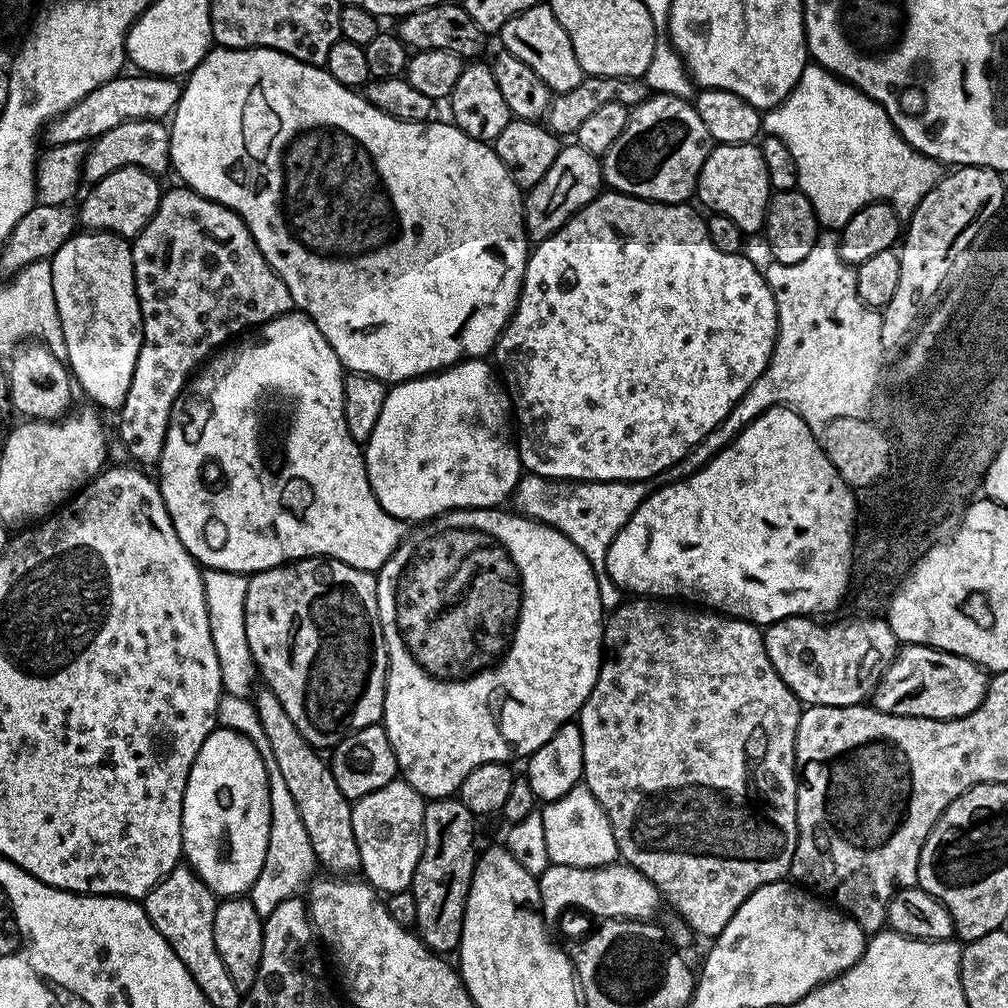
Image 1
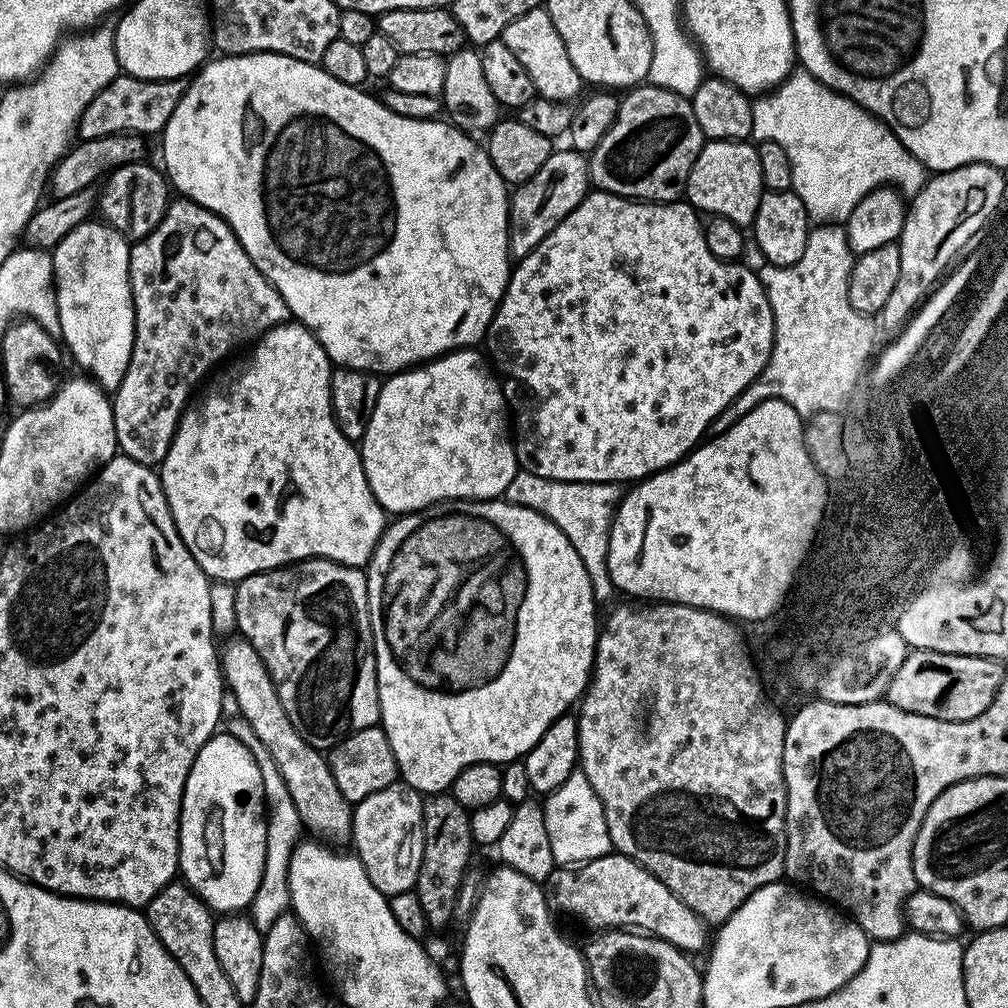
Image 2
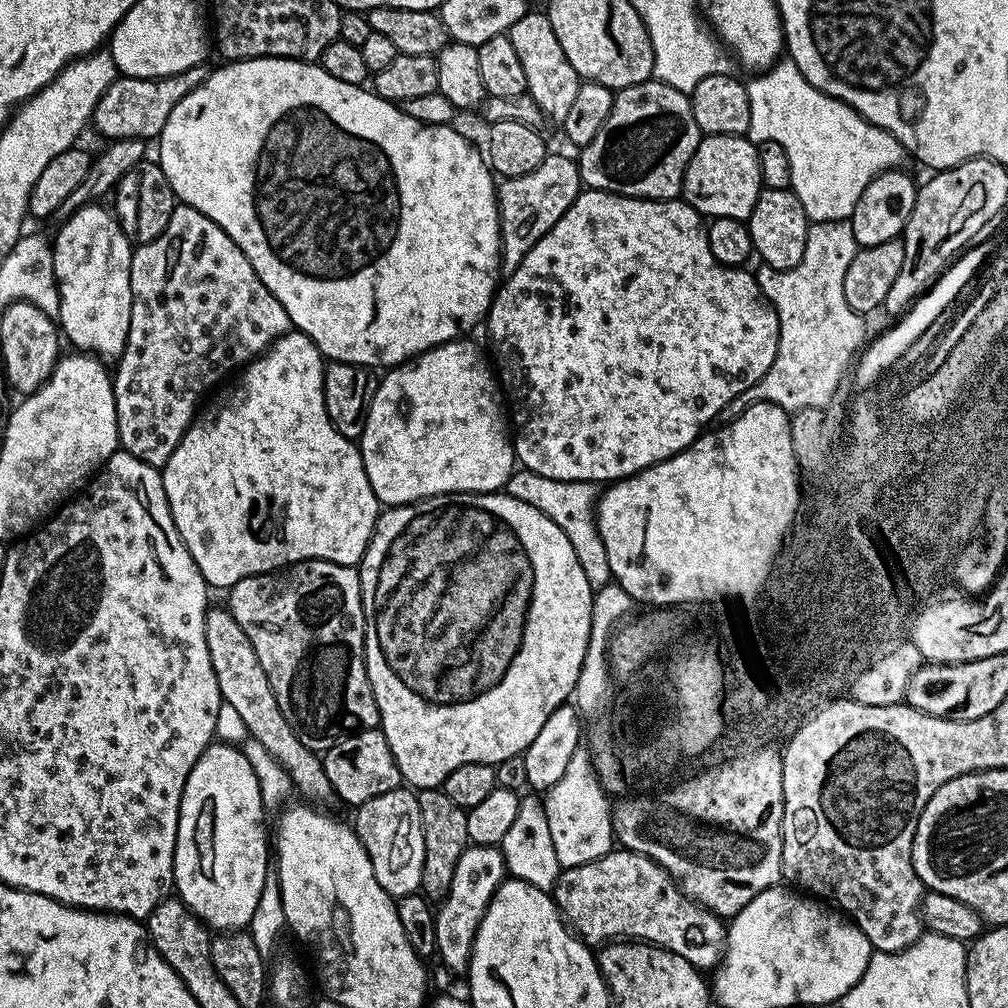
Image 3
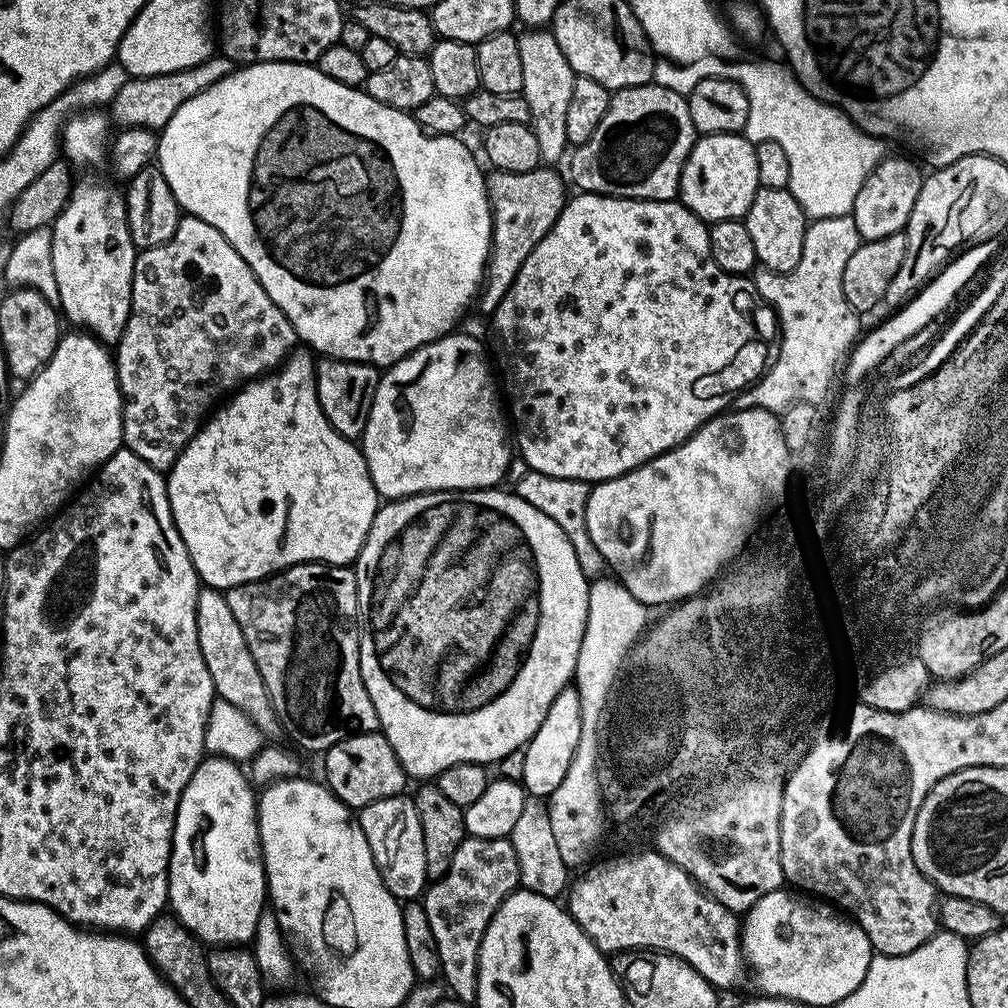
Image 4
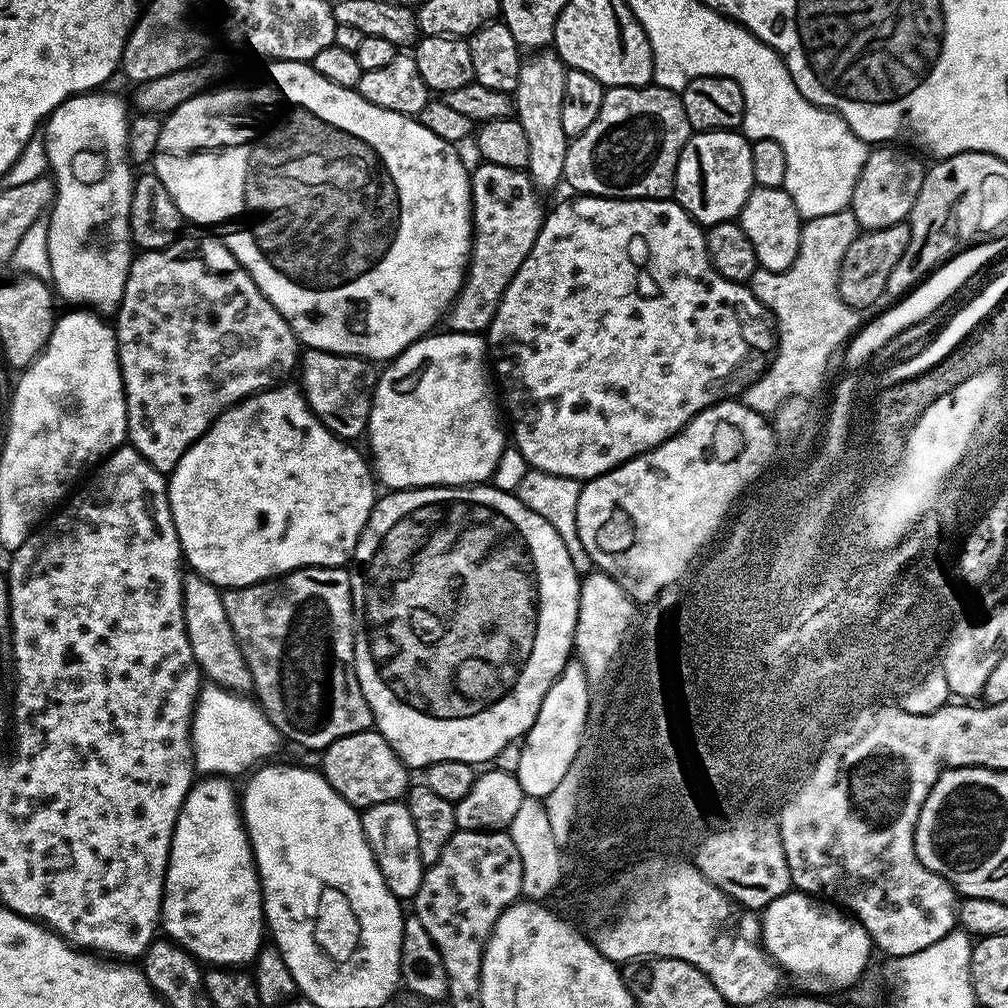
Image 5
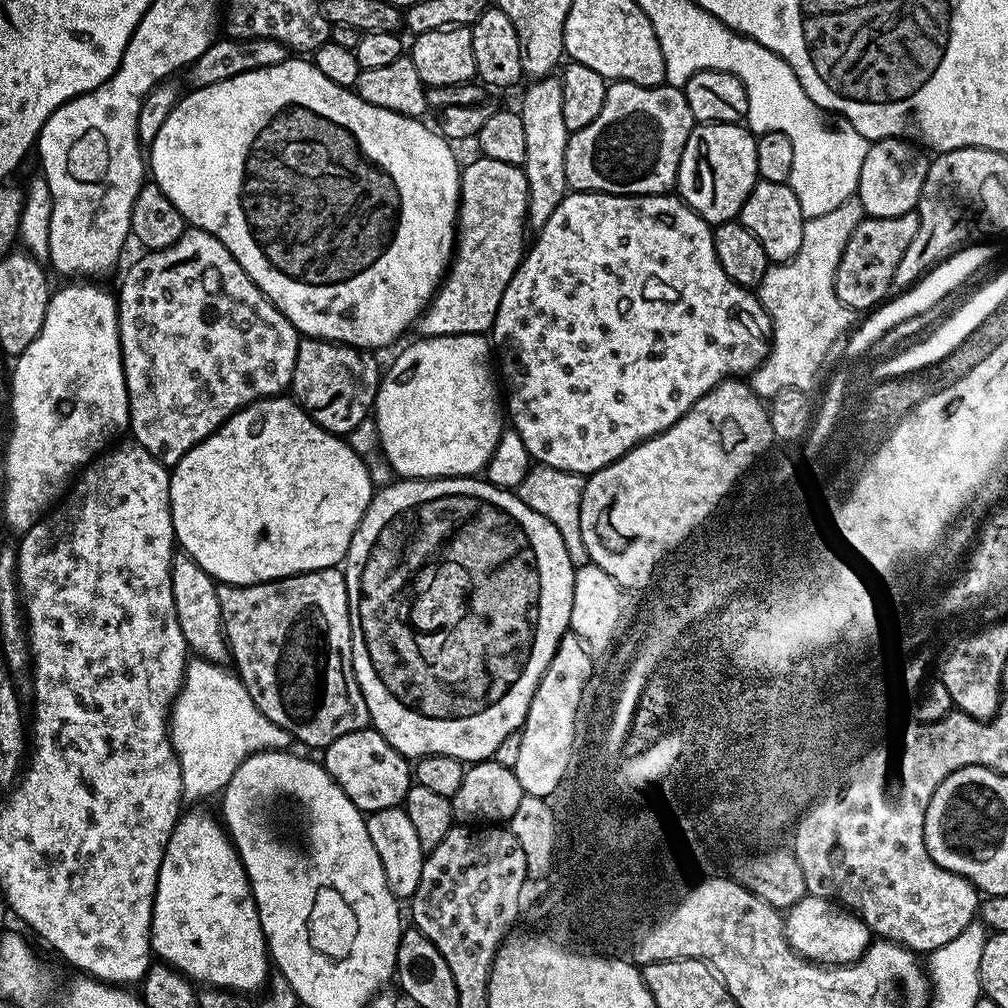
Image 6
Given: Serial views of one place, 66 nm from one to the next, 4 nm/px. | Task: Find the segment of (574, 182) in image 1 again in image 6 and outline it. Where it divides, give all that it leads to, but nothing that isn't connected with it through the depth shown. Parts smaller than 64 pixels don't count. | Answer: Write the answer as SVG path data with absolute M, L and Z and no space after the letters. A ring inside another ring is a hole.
M477 155L476 160L472 160L467 165L463 165L460 174L460 203L458 205L458 231L454 237L454 259L447 269L446 278L441 279L433 297L428 301L428 307L420 313L420 319L416 321L414 328L421 337L430 336L457 336L458 334L474 334L475 332L484 334L491 329L494 318L498 314L498 306L502 302L502 294L506 286L514 278L514 274L520 268L520 262L526 255L526 243L524 244L524 228L528 218L528 184L525 182L523 167L506 162L494 162L494 158L486 158Z

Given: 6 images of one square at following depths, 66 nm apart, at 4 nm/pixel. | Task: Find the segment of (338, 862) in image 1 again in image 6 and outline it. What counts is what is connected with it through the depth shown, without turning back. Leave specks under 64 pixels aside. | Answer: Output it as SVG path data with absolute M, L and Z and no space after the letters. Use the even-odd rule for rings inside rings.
M191 558L172 561L172 597L178 614L178 626L189 649L197 657L220 662L229 655L228 642L224 634L224 619L220 617L220 598L217 581L206 574Z

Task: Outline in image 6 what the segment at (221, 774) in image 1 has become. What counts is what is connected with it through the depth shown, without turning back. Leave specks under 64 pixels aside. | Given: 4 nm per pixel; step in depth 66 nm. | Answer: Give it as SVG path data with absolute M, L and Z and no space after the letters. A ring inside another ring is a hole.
M185 811L170 834L154 894L152 950L157 961L178 969L197 985L226 988L241 994L259 993L270 975L270 957L264 943L262 922L232 837L213 813L212 816L208 812Z

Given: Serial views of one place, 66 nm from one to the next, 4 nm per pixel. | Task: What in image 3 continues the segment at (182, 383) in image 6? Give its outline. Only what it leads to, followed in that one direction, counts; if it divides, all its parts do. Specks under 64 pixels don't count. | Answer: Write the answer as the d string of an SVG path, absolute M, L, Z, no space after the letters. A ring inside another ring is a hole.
M177 203L174 214L170 214L170 222L166 225L166 230L158 234L150 242L139 245L133 251L132 265L130 266L130 286L132 287L132 313L130 314L130 330L128 331L128 341L124 347L124 352L118 358L118 363L114 368L114 379L112 389L116 399L116 421L118 422L118 434L120 435L119 447L125 452L129 452L134 458L146 462L151 468L163 469L164 463L174 454L178 442L186 434L186 430L192 425L192 421L197 419L196 403L200 400L200 395L207 388L212 388L216 380L223 378L227 372L232 372L236 367L247 365L256 359L257 356L268 351L272 343L280 336L285 336L293 327L292 319L286 314L282 302L270 294L270 290L254 274L254 266L238 250L238 246L229 236L222 231L210 218L206 218L198 210L194 210L188 204Z

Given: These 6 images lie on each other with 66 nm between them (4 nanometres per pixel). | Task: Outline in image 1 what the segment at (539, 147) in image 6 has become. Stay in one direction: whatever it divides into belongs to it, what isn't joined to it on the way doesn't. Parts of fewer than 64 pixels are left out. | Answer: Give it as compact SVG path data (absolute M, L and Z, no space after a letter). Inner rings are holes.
M542 2L538 6L530 6L530 10L522 10L498 34L498 40L501 40L503 51L510 53L514 58L526 62L534 74L551 88L553 93L559 94L574 90L578 82L582 82L585 73L578 66L578 58L572 49L570 38L566 30L562 30L562 22L554 18L554 10L547 2Z

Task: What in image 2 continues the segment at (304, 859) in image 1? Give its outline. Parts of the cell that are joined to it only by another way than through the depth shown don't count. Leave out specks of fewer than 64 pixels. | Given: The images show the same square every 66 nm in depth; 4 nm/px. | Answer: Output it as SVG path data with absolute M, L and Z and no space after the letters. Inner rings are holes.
M242 718L227 721L227 731L231 732L237 740L248 747L256 765L260 767L262 774L262 786L266 797L266 815L268 817L268 829L266 830L266 862L262 870L262 882L258 882L258 890L254 894L250 905L250 915L254 926L258 926L260 932L267 932L278 918L289 911L292 899L290 898L290 882L288 871L290 870L290 858L294 854L296 845L301 843L302 825L298 818L298 810L294 810L294 802L286 790L286 782L282 782L278 766L274 766L274 758L270 758L270 750L258 742L258 738L250 730L250 726Z

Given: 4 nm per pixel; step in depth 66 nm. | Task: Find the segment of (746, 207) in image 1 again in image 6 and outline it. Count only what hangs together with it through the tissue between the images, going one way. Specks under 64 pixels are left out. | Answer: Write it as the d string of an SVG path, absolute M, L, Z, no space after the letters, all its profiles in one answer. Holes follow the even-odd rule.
M703 122L693 127L678 162L675 191L699 219L709 226L735 221L757 182L756 136L747 127Z

